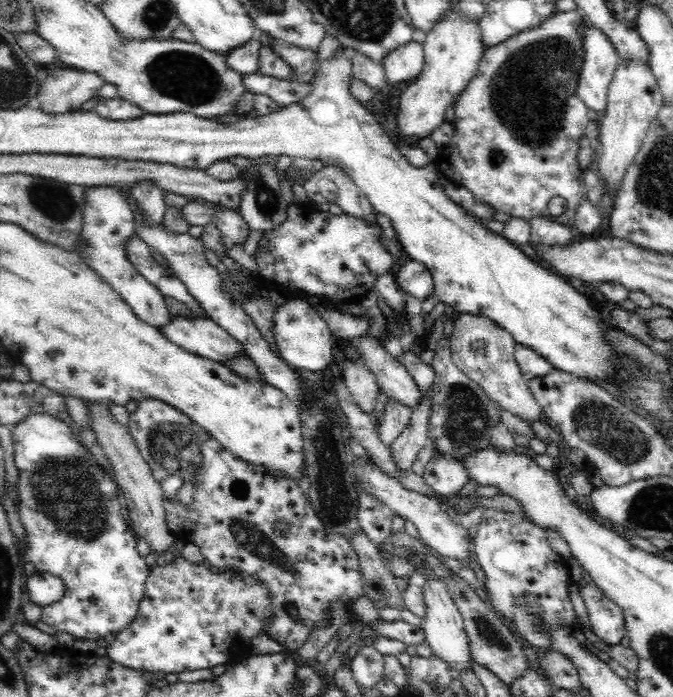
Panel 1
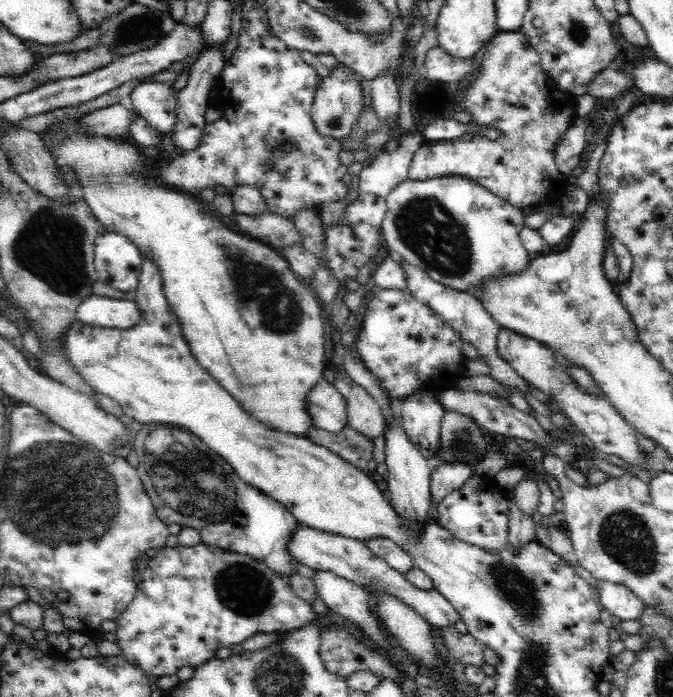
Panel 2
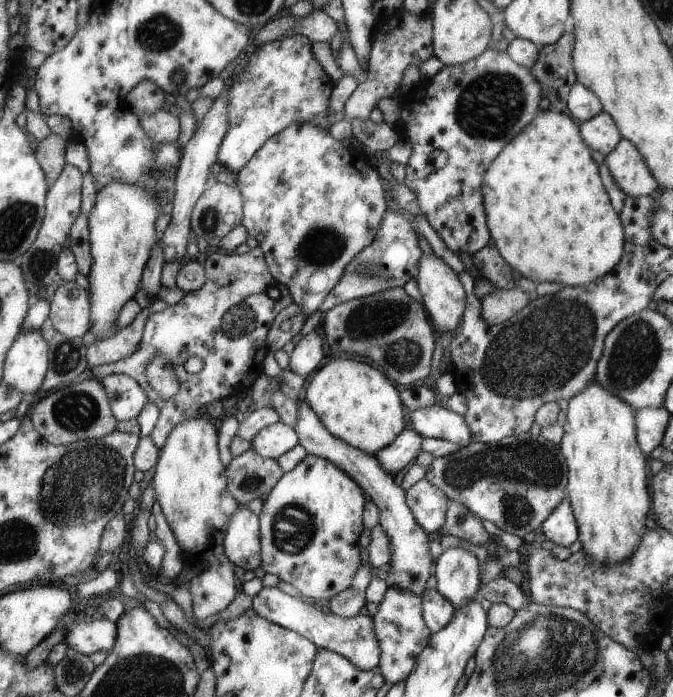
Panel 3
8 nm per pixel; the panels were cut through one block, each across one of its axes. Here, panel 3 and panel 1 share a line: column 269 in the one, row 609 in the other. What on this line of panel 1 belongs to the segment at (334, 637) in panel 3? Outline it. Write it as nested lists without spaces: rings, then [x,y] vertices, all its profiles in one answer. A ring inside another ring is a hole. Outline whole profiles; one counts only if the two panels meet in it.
[[[594,583],[579,589],[589,614],[591,630],[606,644],[620,644],[627,635],[621,608],[610,600]]]

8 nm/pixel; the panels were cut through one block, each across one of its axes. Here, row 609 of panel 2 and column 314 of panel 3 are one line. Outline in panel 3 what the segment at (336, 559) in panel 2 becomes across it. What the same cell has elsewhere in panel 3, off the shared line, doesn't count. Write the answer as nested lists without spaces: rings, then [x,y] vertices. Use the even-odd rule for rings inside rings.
[[[303,398],[298,402],[298,422],[296,422],[294,430],[298,433],[301,439],[300,443],[308,454],[337,464],[338,468],[349,473],[359,485],[362,485],[362,488],[365,488],[367,495],[379,508],[379,524],[392,540],[393,559],[386,566],[385,578],[390,582],[390,586],[421,594],[425,589],[426,580],[433,572],[435,559],[428,552],[430,548],[429,533],[414,518],[414,514],[406,502],[405,490],[402,490],[402,487],[394,482],[391,474],[380,466],[380,462],[376,460],[375,456],[370,456],[370,454],[350,446],[348,442],[332,436],[328,432],[328,428],[320,422],[316,412],[310,408],[310,404],[306,404]]]

